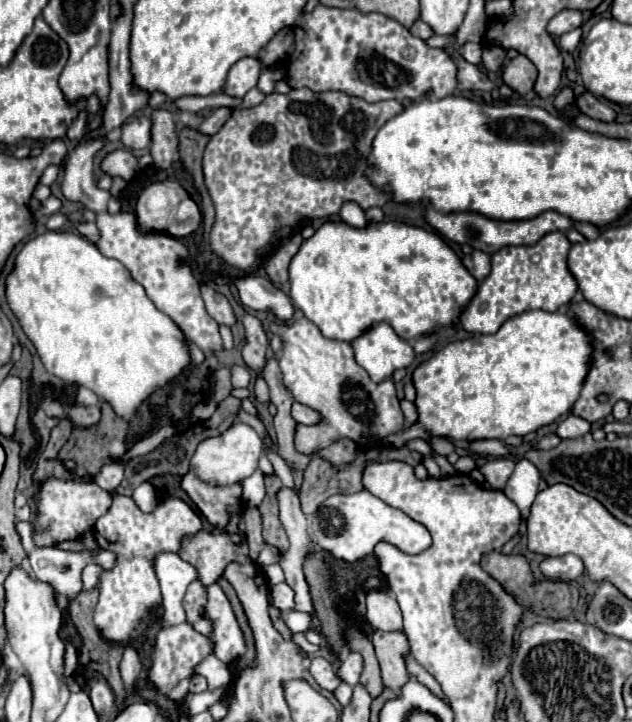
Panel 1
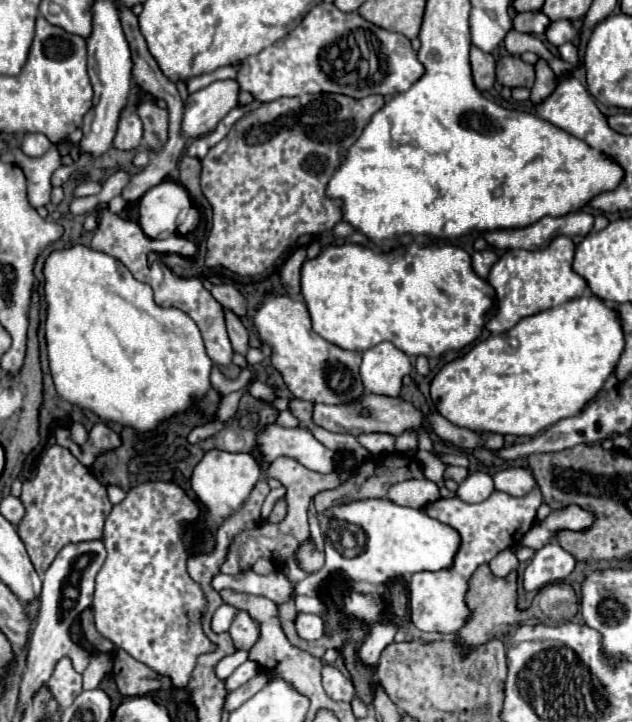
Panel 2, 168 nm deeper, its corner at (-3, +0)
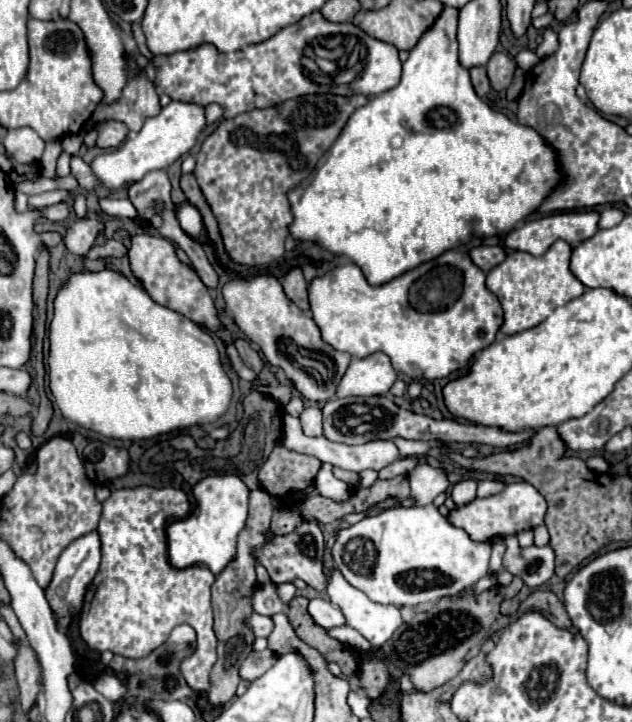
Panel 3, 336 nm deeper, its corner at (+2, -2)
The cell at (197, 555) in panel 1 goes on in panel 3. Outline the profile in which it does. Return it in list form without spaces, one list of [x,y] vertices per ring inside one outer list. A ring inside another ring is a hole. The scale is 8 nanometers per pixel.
[[[303,519],[295,531],[287,535],[277,535],[271,541],[265,541],[261,547],[253,551],[253,557],[259,565],[263,565],[271,577],[273,583],[287,583],[293,579],[303,579],[307,585],[311,585],[317,591],[325,591],[325,575],[323,575],[323,533],[317,525],[317,521]]]

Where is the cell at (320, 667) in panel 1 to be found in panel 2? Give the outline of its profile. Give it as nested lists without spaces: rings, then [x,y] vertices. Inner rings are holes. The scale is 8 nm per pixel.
[[[324,665],[324,669],[322,669],[322,685],[324,685],[324,691],[336,701],[350,703],[352,697],[356,695],[352,681],[346,675],[342,675],[334,665]]]

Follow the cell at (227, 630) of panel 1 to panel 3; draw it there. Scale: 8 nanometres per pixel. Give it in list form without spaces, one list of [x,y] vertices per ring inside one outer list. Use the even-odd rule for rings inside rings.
[[[259,613],[249,615],[247,623],[249,623],[249,627],[251,627],[251,631],[253,631],[255,637],[267,637],[267,635],[273,631],[273,621],[271,621],[271,617],[263,617],[263,615],[259,615]]]

